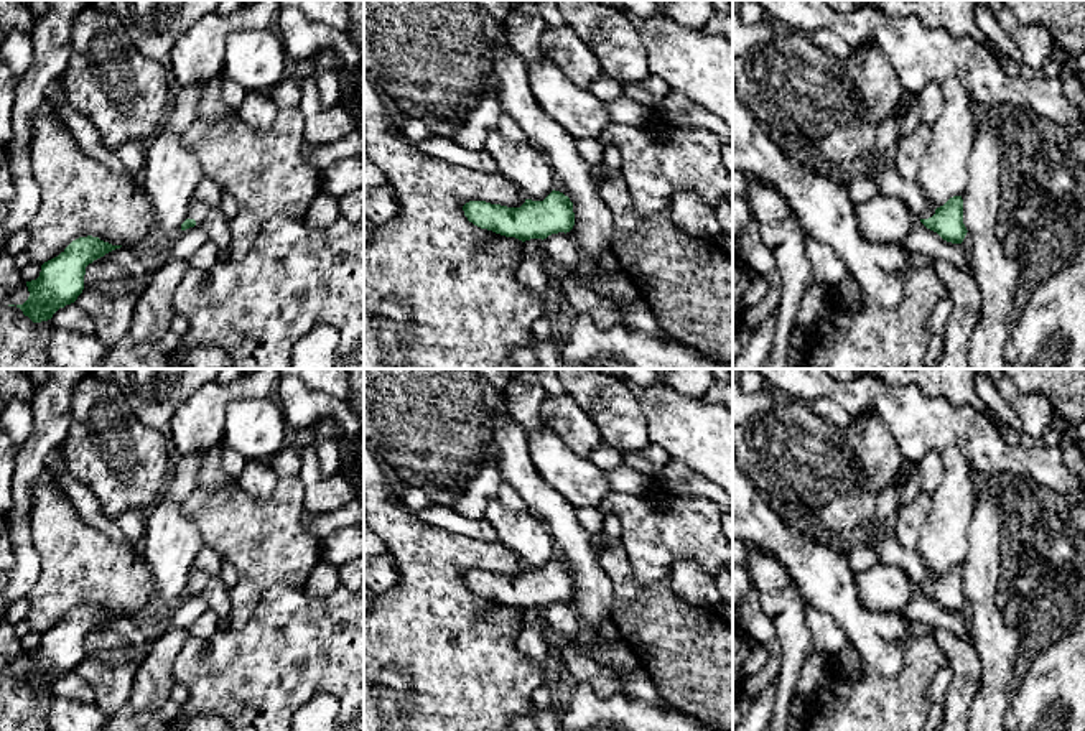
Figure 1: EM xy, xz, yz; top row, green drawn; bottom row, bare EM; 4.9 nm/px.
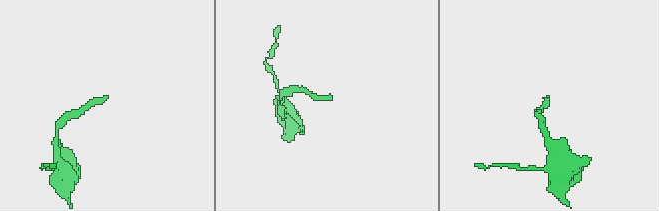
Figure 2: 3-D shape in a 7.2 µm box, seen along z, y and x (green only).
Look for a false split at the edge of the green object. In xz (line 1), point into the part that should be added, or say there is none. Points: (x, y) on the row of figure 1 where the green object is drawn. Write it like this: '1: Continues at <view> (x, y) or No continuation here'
1: No continuation here

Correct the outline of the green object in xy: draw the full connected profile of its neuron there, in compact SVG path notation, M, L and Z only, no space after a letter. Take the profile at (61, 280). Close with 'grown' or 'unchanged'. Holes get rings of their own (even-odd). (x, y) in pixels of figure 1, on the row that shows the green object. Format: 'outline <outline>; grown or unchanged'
outline M92 235L72 240L58 257L41 265L36 280L26 282L30 296L16 308L33 323L51 319L59 308L74 303L82 293L86 267L120 247Z; unchanged

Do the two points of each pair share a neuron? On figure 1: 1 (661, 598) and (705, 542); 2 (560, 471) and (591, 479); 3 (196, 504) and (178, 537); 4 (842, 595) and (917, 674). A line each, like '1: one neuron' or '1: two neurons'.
1: two neurons
2: one neuron
3: two neurons
4: two neurons

